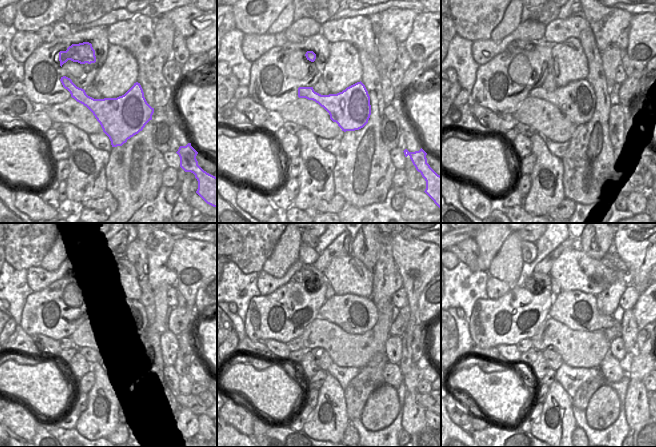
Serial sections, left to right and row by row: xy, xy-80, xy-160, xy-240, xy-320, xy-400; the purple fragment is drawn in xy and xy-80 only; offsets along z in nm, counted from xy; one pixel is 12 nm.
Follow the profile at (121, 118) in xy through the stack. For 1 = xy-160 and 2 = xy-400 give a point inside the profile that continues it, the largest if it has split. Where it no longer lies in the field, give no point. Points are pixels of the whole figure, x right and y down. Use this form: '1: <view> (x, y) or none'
1: xy-160 (576, 100)
2: xy-400 (577, 310)

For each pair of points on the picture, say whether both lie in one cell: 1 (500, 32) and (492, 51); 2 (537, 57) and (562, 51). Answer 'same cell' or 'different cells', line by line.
1: different cells
2: different cells

